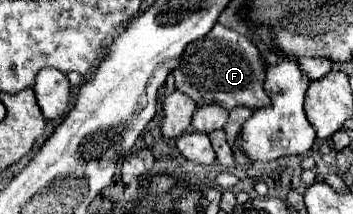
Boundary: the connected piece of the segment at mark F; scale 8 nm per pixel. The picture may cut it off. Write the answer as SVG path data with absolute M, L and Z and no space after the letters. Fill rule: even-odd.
M215 24L205 38L189 44L181 56L179 68L171 74L177 90L193 98L199 106L217 104L225 110L235 106L247 106L251 110L269 106L269 96L263 90L265 62L257 46L249 36L225 28L223 24Z

